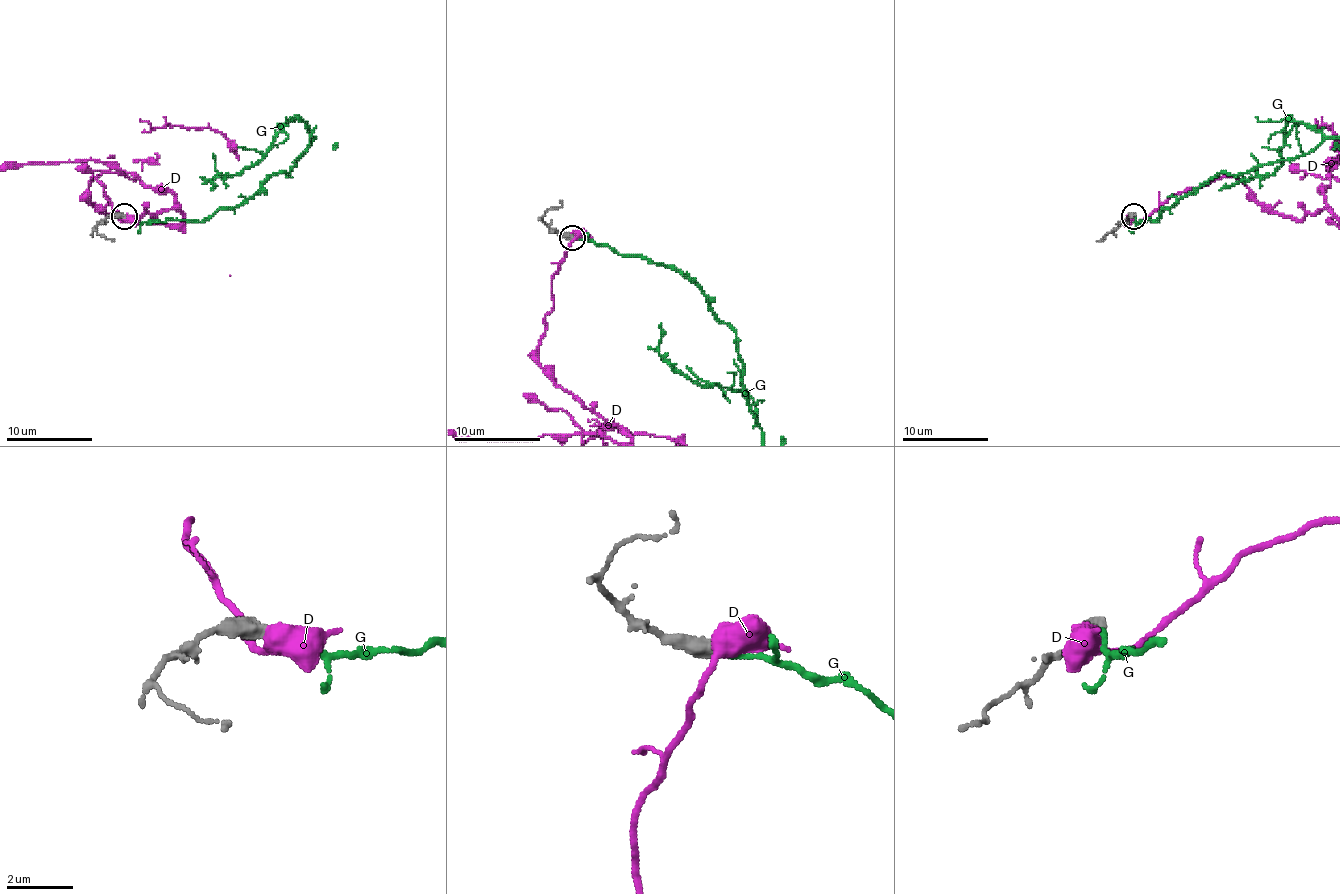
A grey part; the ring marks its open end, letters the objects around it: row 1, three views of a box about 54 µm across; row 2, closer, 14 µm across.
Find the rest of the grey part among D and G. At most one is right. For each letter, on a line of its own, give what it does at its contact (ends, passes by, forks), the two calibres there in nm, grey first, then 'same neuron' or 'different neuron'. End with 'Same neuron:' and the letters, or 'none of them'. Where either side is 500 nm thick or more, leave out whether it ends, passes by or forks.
D: calibres 500 and 480 nm; different neuron
G: it ends; calibres 480 and 150 nm; same neuron
Same neuron: G

